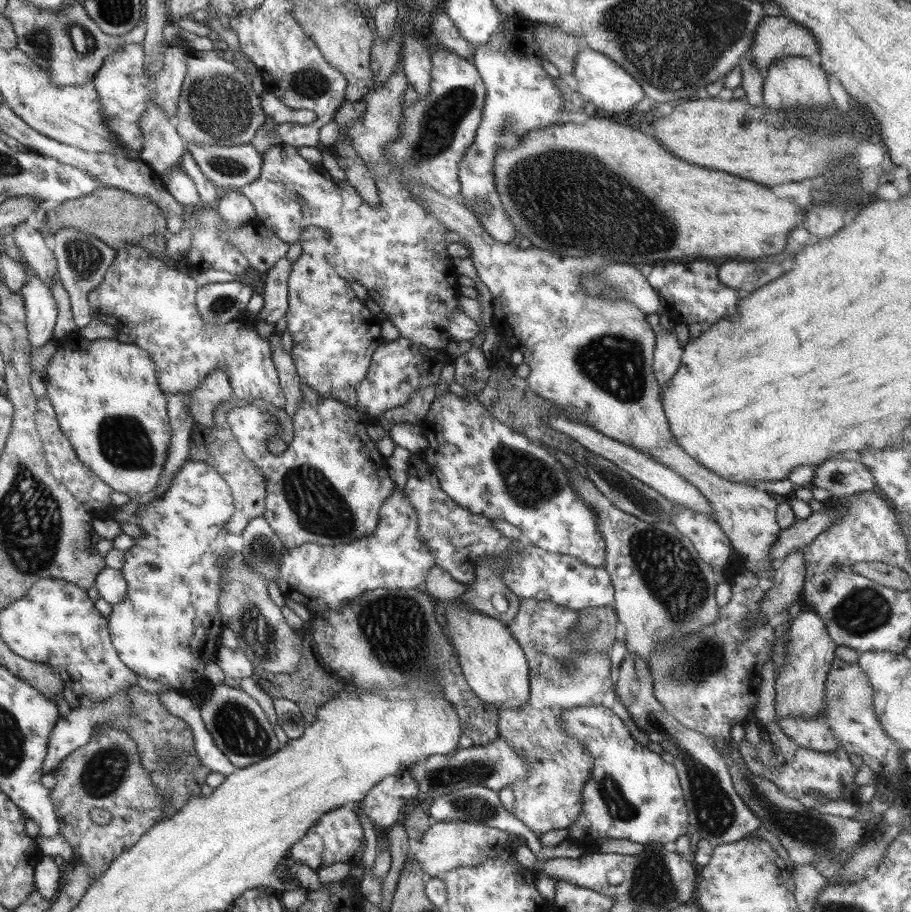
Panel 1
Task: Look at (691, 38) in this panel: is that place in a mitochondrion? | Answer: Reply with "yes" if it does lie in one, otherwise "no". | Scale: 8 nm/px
yes

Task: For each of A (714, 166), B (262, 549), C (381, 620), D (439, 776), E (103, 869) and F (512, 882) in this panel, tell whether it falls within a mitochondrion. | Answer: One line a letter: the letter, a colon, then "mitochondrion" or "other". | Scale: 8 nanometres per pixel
A: other
B: mitochondrion
C: mitochondrion
D: mitochondrion
E: other
F: other

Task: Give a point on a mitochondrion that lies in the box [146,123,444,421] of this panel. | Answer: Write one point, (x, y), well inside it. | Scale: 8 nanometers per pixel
(228, 166)

